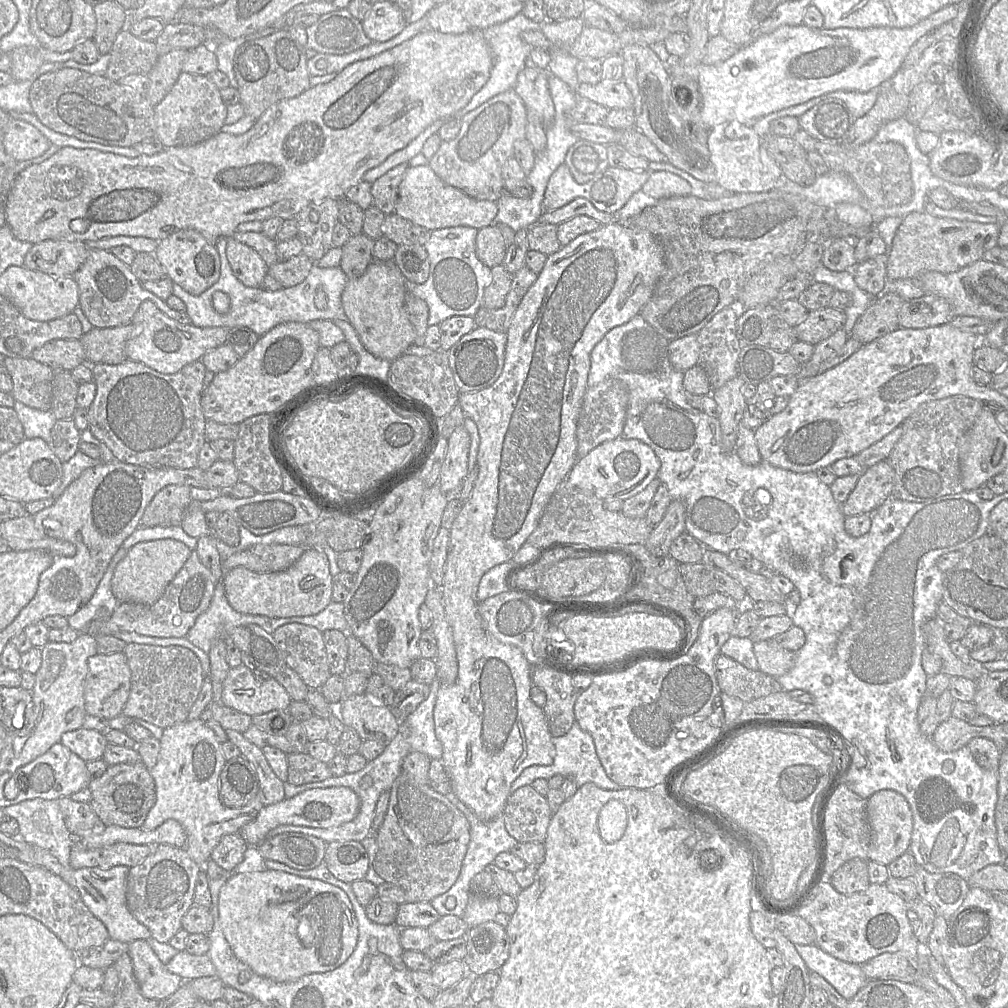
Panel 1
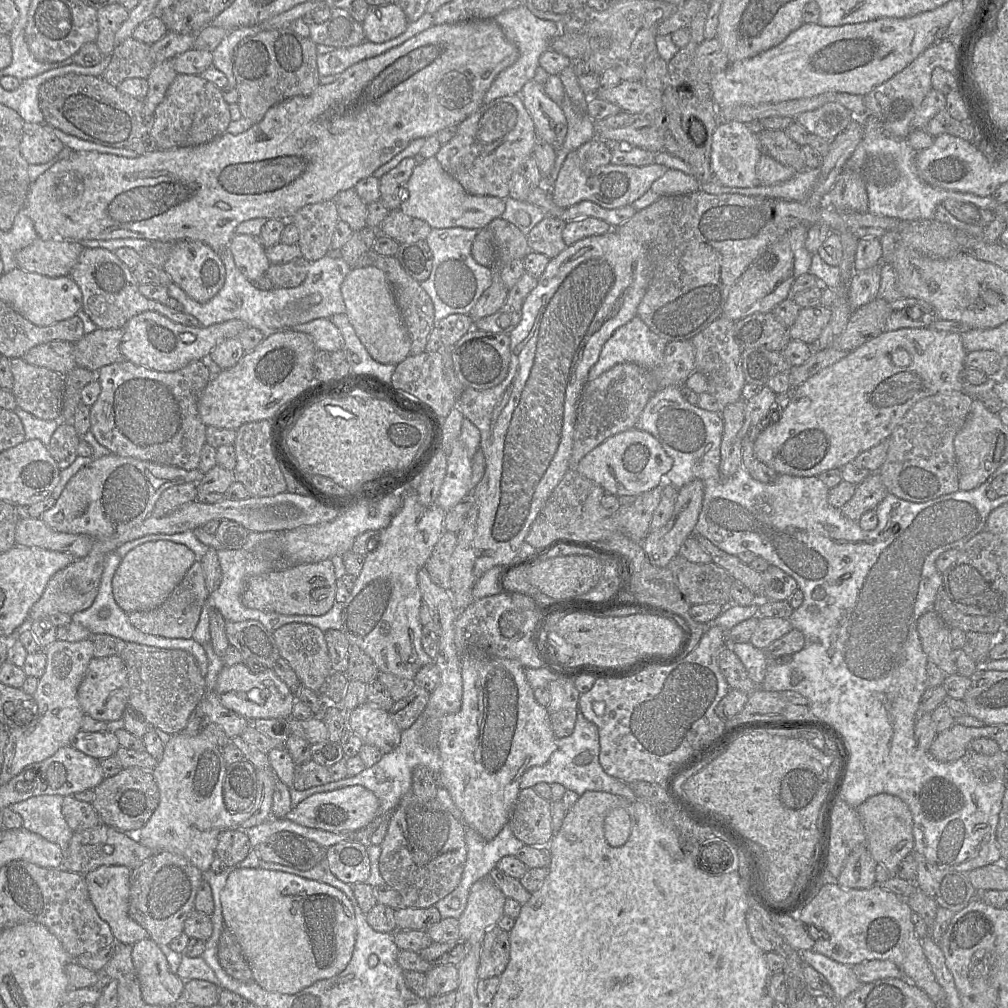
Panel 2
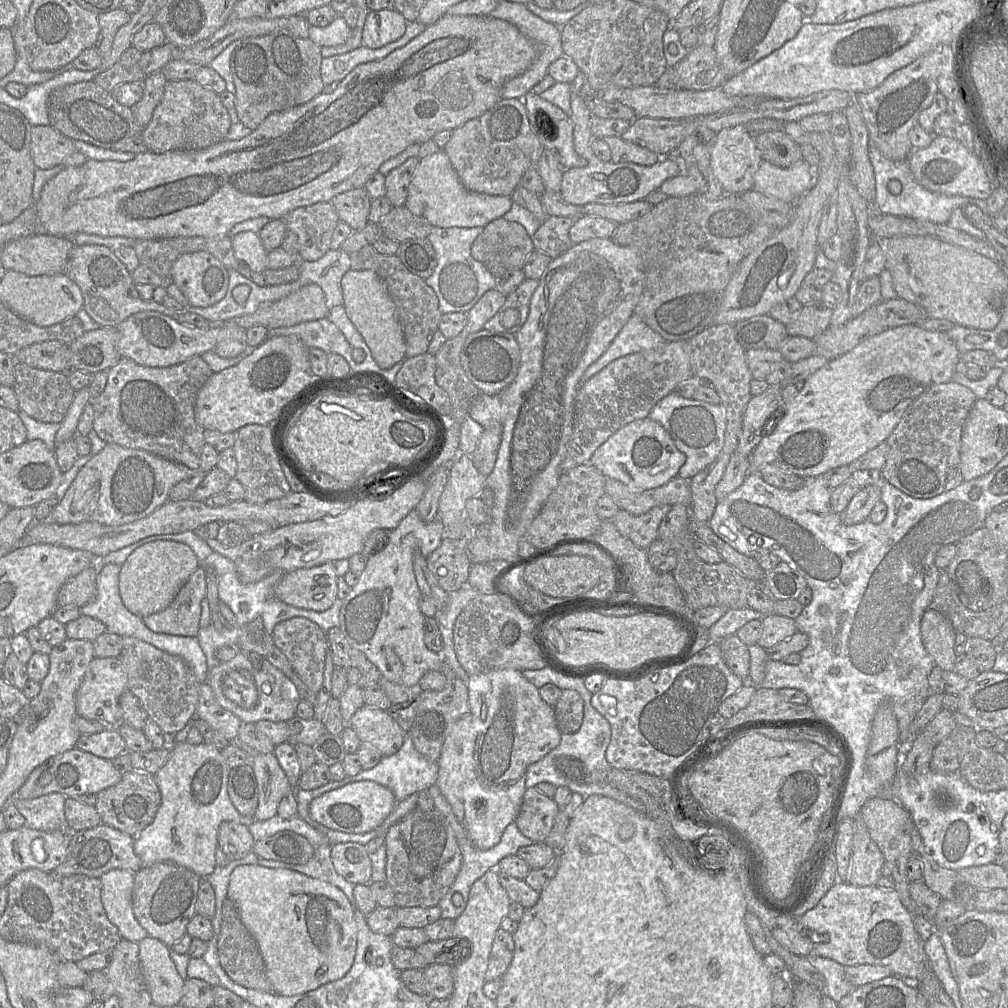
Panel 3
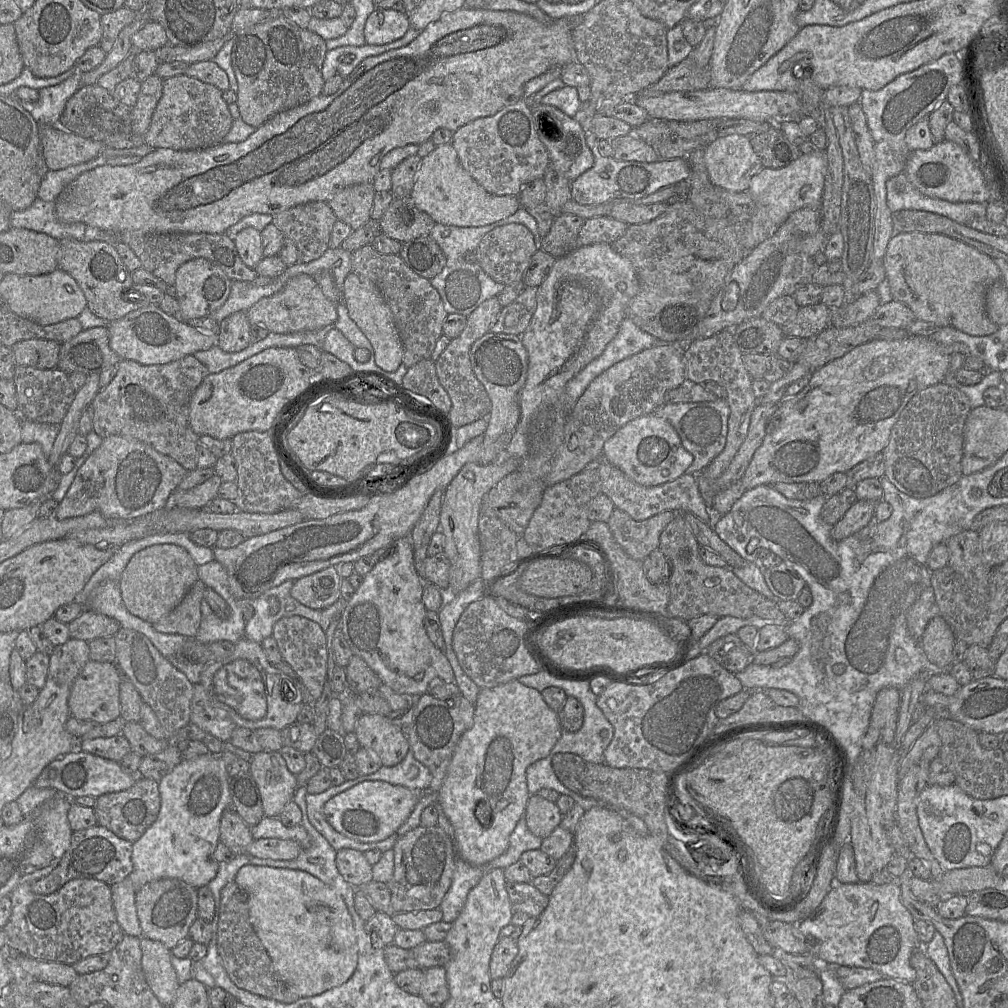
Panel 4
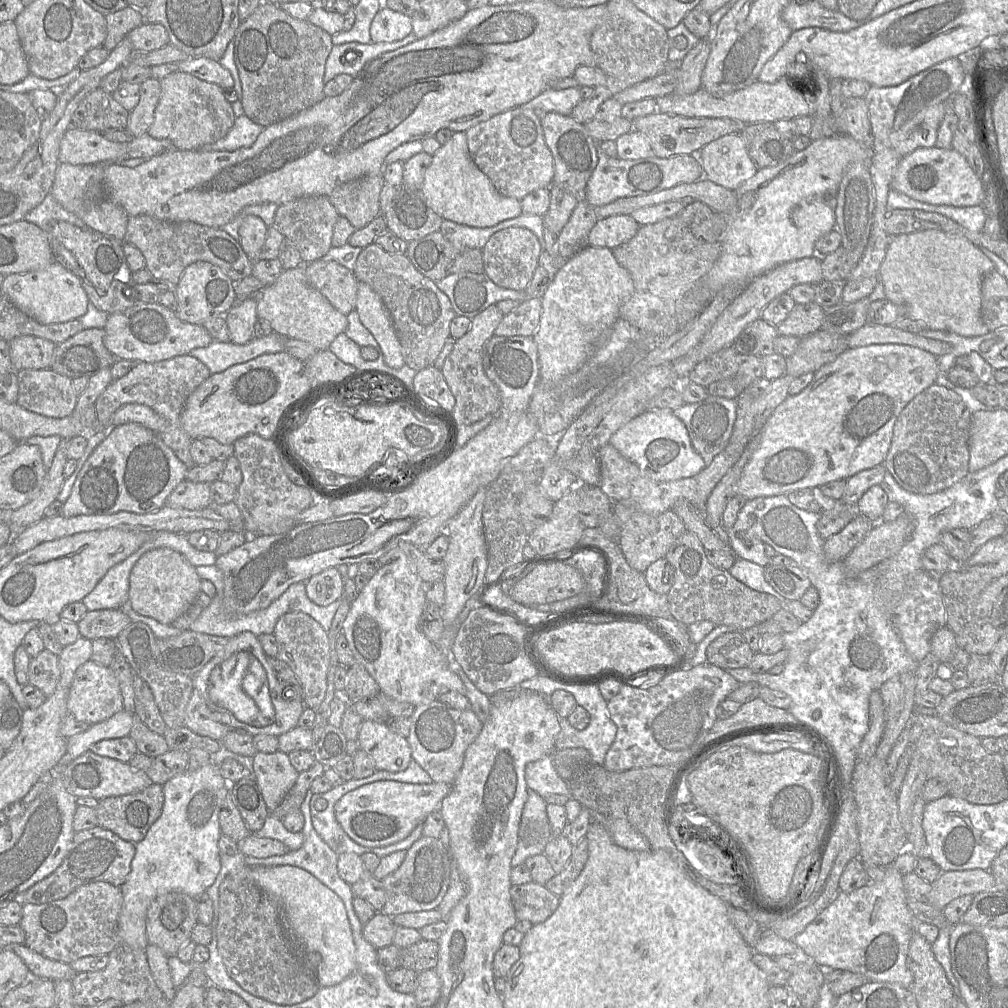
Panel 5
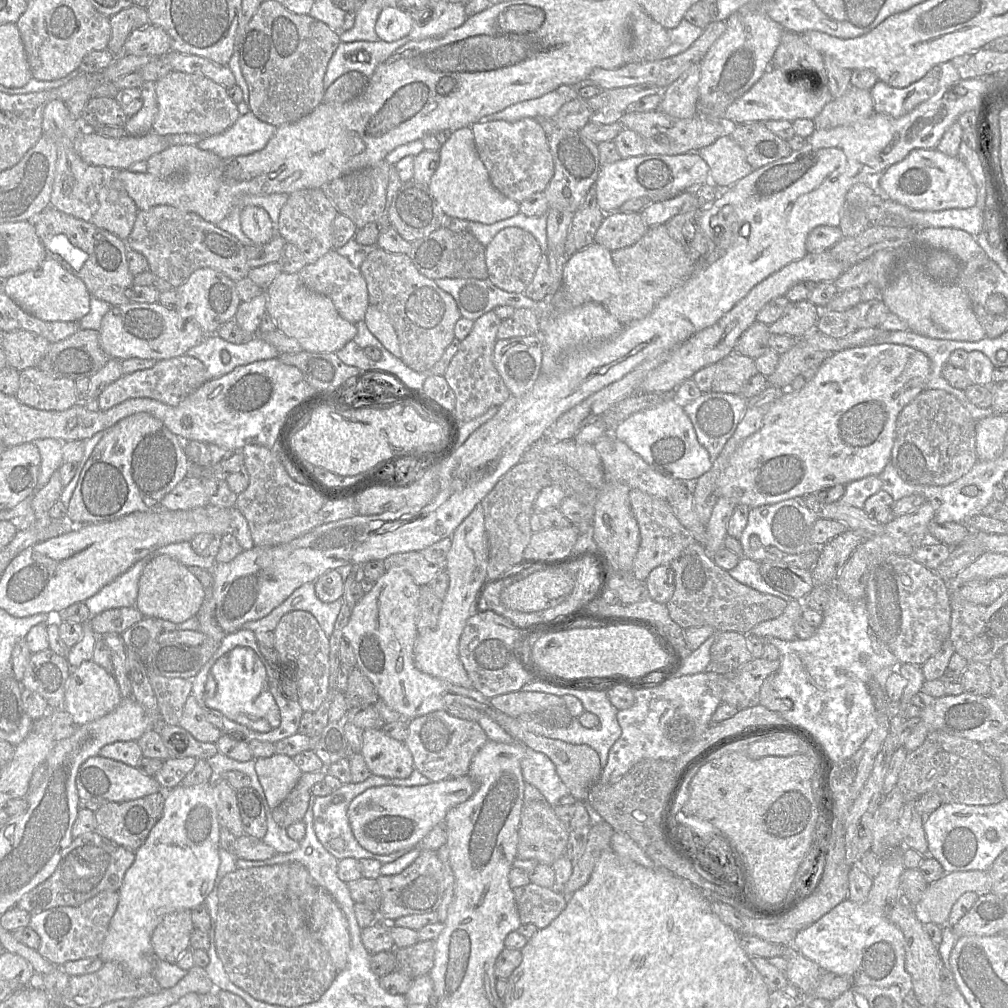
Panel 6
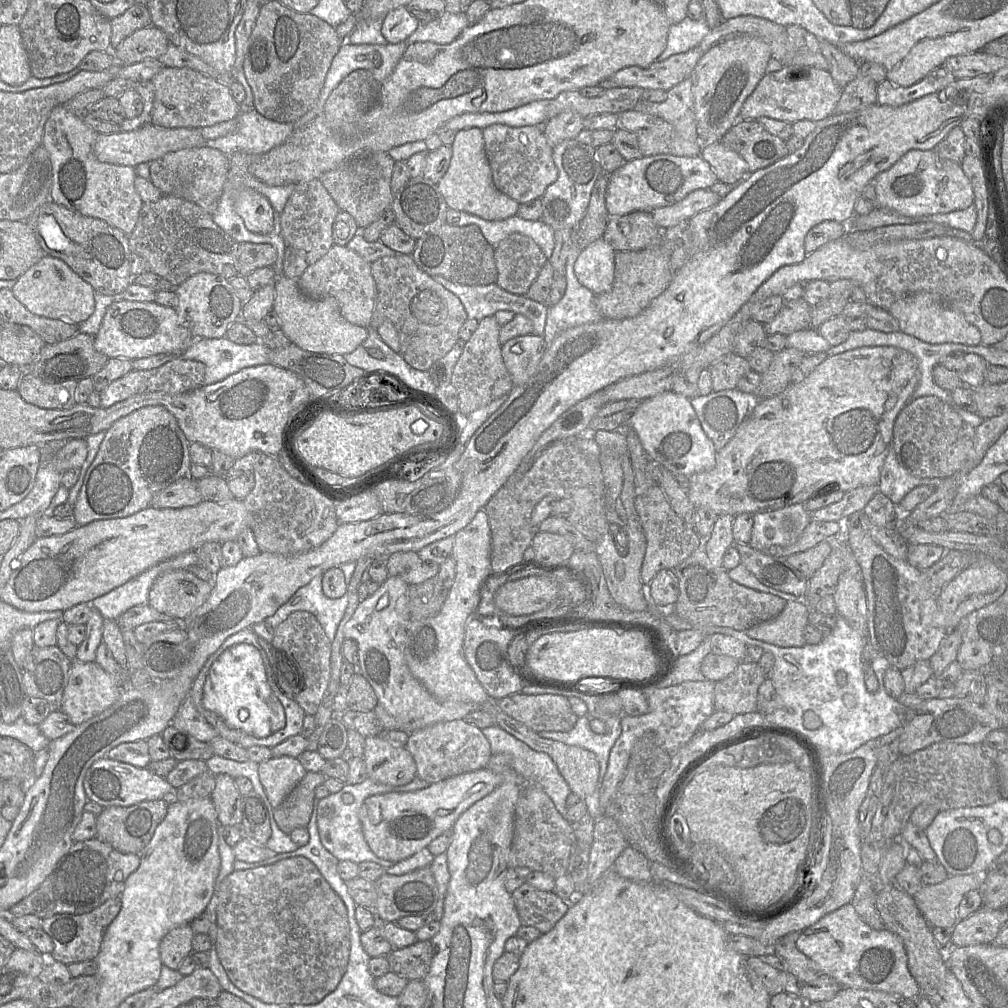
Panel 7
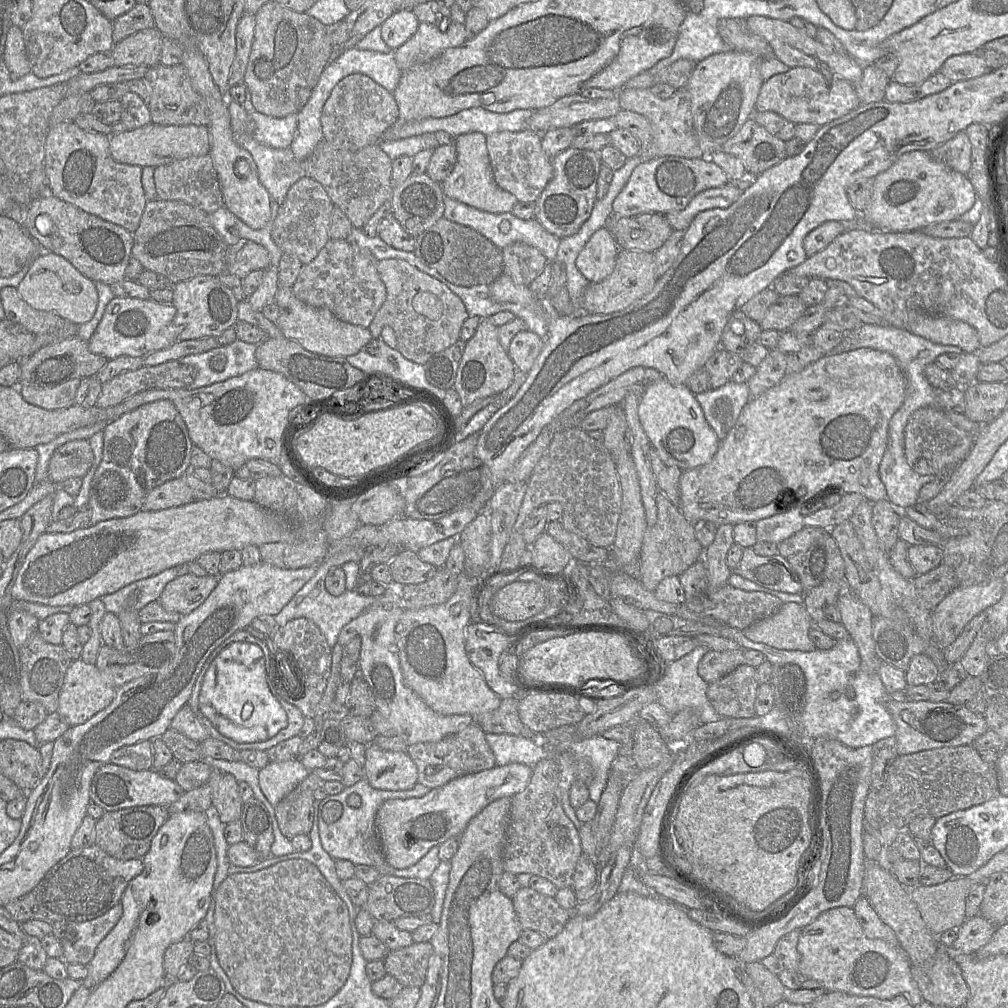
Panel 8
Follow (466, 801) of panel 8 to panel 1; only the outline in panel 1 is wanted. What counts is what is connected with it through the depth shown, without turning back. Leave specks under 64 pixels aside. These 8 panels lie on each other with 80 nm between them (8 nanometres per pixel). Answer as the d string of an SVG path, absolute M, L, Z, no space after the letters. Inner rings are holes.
M349 787L314 788L303 791L292 798L285 798L278 803L265 805L256 818L244 825L238 833L248 846L258 846L267 837L269 831L277 826L289 824L314 828L337 827L353 820L359 807L359 797Z

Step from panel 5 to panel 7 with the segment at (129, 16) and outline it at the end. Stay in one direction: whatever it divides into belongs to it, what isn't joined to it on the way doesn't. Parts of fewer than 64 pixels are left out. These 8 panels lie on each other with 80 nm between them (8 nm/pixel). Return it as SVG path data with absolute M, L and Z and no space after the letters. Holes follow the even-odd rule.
M135 3L122 15L110 20L111 50L115 49L122 41L136 30L152 25L151 15L146 5Z

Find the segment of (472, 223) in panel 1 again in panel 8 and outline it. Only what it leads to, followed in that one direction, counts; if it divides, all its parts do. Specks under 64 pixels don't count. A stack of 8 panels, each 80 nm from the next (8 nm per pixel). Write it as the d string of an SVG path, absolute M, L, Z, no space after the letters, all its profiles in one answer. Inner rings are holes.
M480 132L462 134L456 137L454 145L457 161L451 174L441 183L444 195L485 212L494 214L511 212L518 200L495 182L486 136Z

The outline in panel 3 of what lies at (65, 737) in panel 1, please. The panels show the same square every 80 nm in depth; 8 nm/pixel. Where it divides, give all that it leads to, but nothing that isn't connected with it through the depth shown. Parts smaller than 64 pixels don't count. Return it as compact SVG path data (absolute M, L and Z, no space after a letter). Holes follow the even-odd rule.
M114 730L81 734L76 748L109 760L113 760L127 750L124 739L118 731Z

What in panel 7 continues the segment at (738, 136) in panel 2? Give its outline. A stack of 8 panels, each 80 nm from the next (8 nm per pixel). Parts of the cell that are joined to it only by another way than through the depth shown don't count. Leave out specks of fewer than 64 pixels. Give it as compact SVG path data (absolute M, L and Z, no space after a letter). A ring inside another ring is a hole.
M722 141L705 143L699 156L709 163L718 182L734 184L738 180L745 180L750 174L744 159Z

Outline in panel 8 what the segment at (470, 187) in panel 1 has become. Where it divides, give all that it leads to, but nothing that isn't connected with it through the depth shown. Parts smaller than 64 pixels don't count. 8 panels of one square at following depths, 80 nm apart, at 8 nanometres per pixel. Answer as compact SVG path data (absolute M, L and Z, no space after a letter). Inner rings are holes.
M526 129L485 135L495 182L501 189L514 195L519 202L536 202L553 177L552 158L543 151L542 134Z

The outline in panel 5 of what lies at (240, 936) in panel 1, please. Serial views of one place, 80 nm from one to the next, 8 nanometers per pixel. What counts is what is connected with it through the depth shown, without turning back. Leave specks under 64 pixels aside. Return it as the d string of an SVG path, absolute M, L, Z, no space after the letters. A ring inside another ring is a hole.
M250 866L252 877L269 897L277 897L290 920L293 935L304 945L304 953L321 957L317 976L320 987L334 986L356 967L356 948L351 925L341 898L311 873L294 866Z

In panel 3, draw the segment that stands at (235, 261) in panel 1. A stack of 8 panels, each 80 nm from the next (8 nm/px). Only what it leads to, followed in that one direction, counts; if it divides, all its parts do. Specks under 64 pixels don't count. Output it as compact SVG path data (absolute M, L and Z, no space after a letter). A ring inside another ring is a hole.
M244 231L232 238L234 255L241 266L253 272L263 273L266 267L267 250L264 248L259 234Z

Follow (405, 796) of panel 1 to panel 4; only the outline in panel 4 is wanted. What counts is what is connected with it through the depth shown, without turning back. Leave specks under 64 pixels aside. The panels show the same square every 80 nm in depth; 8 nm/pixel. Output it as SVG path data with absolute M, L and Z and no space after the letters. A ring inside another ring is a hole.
M419 825L400 837L394 847L394 873L387 882L391 892L391 912L402 913L439 908L449 890L457 860L454 840L438 825L425 827Z

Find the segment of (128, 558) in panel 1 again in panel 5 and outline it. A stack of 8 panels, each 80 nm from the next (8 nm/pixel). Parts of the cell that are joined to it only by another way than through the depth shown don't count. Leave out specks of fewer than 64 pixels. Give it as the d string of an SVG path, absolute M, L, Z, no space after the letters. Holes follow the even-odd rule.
M157 548L144 553L129 576L128 602L141 616L170 625L199 598L201 579L195 567L181 553L171 548Z

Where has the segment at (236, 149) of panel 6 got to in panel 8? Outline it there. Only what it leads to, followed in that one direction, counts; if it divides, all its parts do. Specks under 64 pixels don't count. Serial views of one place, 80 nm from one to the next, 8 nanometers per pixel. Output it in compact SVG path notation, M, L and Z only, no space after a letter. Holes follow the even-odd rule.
M252 110L249 115L255 124L253 137L259 143L272 148L289 148L297 131L298 113L275 118Z

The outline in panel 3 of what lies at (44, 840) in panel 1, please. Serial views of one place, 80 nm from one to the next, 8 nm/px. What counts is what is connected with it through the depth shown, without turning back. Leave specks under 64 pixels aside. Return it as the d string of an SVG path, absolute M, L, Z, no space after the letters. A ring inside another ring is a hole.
M52 792L32 799L15 799L14 803L27 827L70 835L71 830L64 814L65 799L62 793Z

